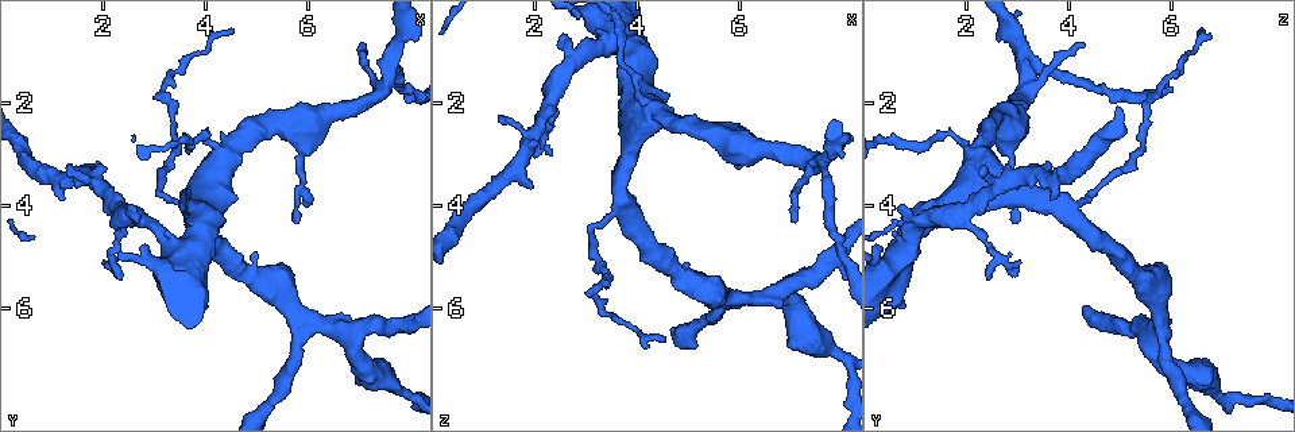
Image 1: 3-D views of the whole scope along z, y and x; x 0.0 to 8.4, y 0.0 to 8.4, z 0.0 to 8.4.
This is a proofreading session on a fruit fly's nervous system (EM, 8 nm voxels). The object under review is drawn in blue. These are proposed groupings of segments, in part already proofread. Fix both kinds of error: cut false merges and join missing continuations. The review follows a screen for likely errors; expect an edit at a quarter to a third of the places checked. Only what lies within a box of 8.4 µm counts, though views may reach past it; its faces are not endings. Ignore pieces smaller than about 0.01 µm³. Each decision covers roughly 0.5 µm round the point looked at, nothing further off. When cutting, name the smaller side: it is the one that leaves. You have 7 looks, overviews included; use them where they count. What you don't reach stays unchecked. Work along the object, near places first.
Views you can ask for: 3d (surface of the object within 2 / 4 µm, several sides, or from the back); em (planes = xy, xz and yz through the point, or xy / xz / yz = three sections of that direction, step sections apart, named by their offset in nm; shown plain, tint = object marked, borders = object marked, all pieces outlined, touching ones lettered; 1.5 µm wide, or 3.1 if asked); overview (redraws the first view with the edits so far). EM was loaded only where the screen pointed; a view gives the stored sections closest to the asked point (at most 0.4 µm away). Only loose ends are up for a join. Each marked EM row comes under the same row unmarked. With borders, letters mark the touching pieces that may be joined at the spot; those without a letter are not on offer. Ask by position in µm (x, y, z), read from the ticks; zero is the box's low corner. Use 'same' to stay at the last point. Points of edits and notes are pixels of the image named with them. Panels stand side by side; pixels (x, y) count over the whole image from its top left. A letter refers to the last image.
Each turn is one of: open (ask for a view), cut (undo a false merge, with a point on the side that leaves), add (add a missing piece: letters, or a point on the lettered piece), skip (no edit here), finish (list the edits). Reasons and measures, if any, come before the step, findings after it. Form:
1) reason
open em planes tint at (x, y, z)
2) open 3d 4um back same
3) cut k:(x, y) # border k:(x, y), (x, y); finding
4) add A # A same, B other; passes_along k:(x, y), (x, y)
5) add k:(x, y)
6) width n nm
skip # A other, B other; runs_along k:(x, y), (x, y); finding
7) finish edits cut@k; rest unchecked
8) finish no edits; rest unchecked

abrupt turn
open em yz step 4 borders at (4.05, 2.55, 1.60)

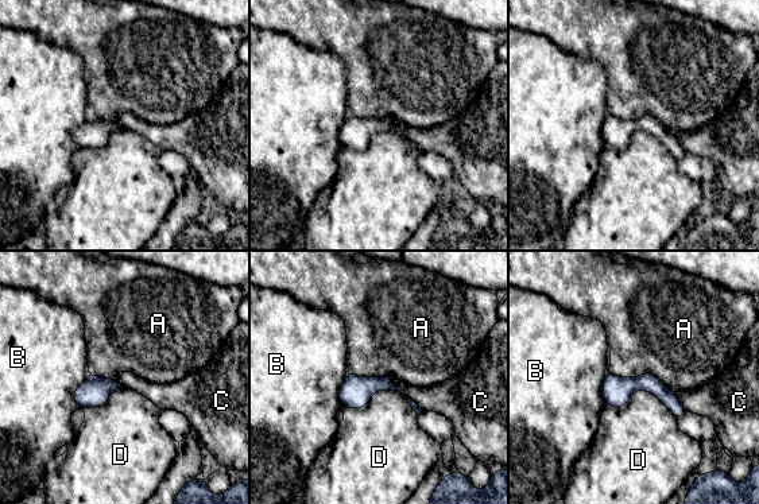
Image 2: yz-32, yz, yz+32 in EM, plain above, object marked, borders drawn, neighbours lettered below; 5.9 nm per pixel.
width 110 nm
skip # A other, B other, C other, D other; runs_along 2:(605, 384), (653, 384), (681, 411); continuous, no second cell

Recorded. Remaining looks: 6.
tapers out
open 3d 4um back at (7.05, 0.95, 4.30)

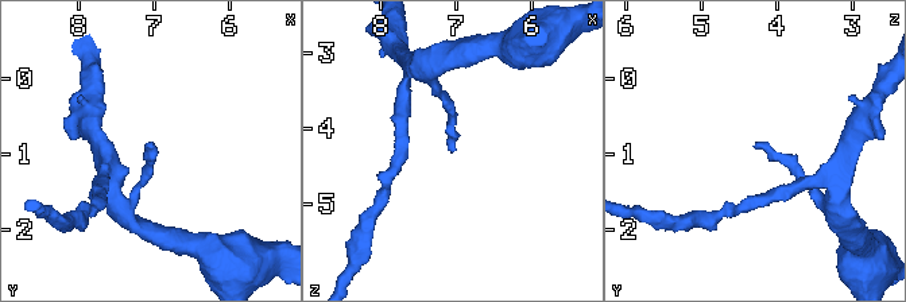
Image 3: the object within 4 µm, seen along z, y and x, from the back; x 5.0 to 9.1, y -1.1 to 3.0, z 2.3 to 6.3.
shape alone is not enough
open em planes borders at (7.00, 0.95, 4.30)

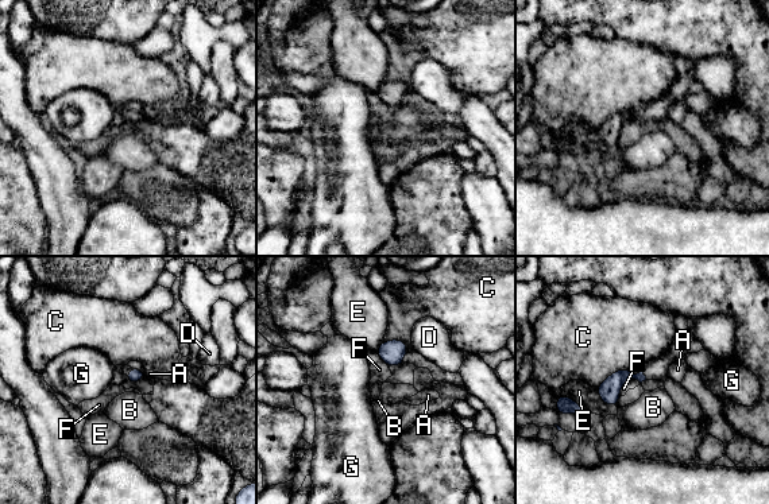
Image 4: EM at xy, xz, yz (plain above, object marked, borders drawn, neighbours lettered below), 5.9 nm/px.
skip # A other, B other, C other, D other, E other, F other, G other; border 4:(640, 382), (628, 379), (618, 394); no lettered piece goes on from it

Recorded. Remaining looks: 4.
thin end
open 3d 4um at (4.55, 0.65, 6.60)

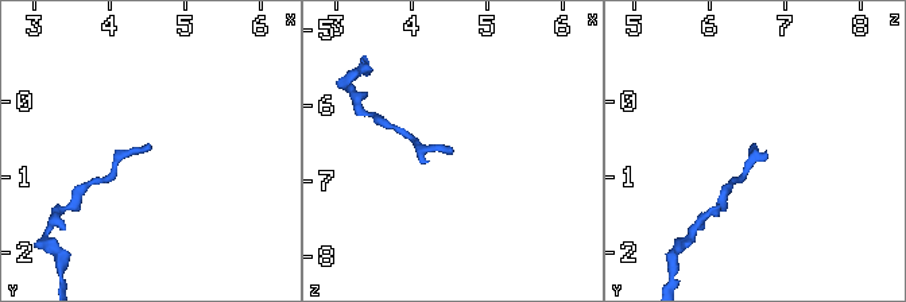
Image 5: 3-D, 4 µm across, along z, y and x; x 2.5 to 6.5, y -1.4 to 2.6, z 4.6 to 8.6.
open em xz step 4 borders at (4.50, 0.65, 6.60)

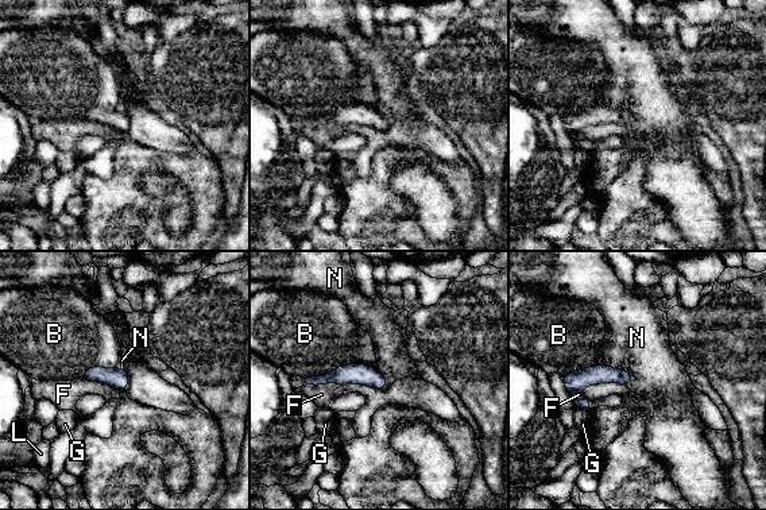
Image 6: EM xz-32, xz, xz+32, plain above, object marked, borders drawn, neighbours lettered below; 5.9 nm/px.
cut it another way
open em planes borders same

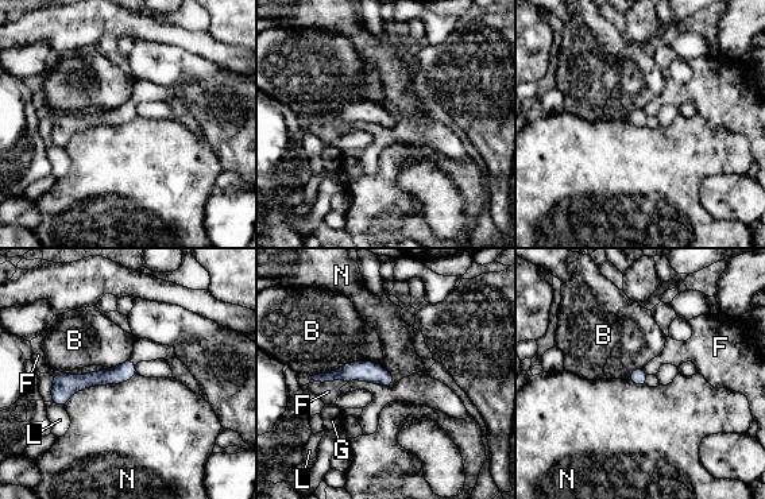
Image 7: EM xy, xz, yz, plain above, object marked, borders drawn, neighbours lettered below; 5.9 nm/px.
width 100 nm
skip # B other, F other, G other, L other, N other; border 7:(135, 374), (78, 389), (64, 405); none of them fits

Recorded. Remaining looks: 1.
finish no edits; rest unchecked

